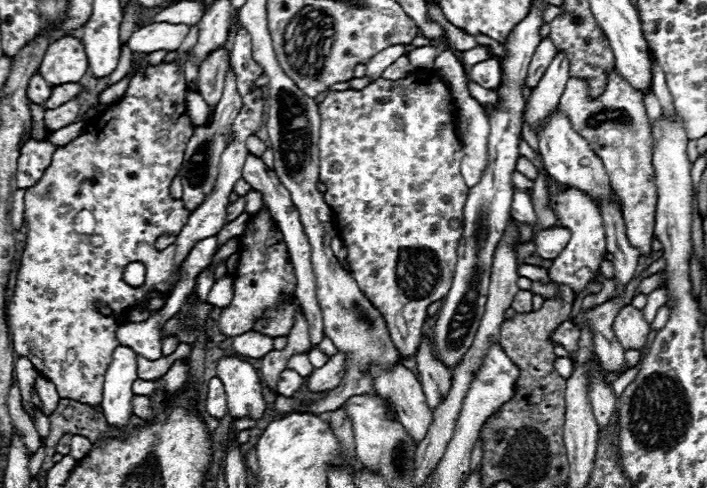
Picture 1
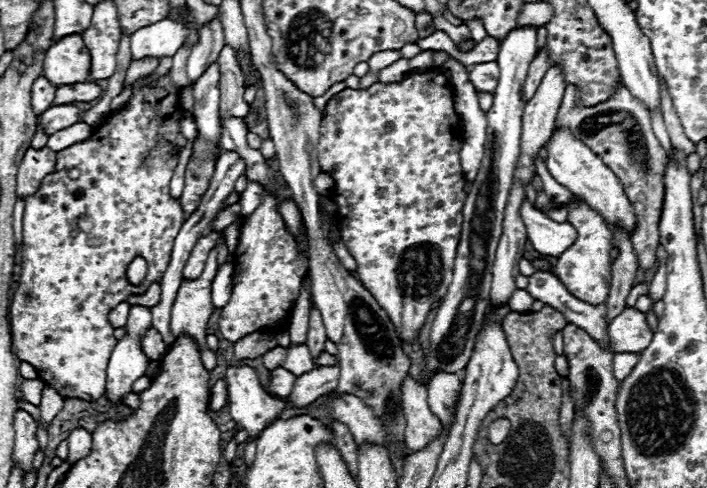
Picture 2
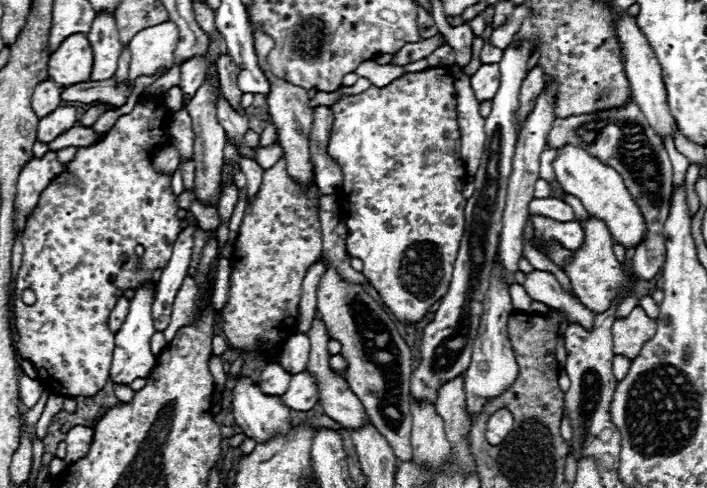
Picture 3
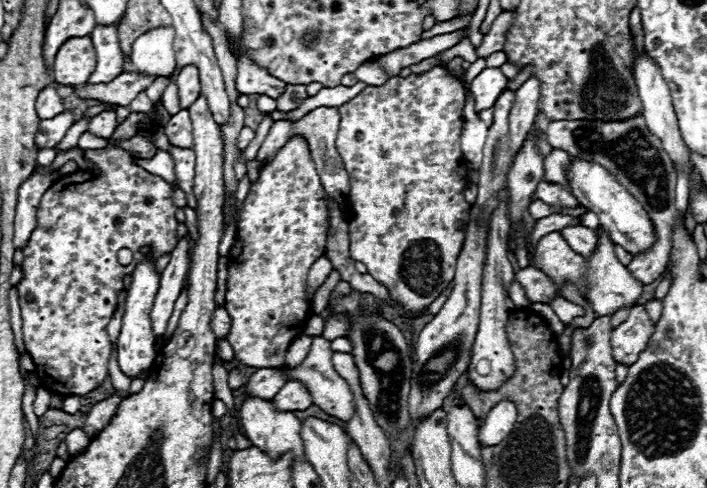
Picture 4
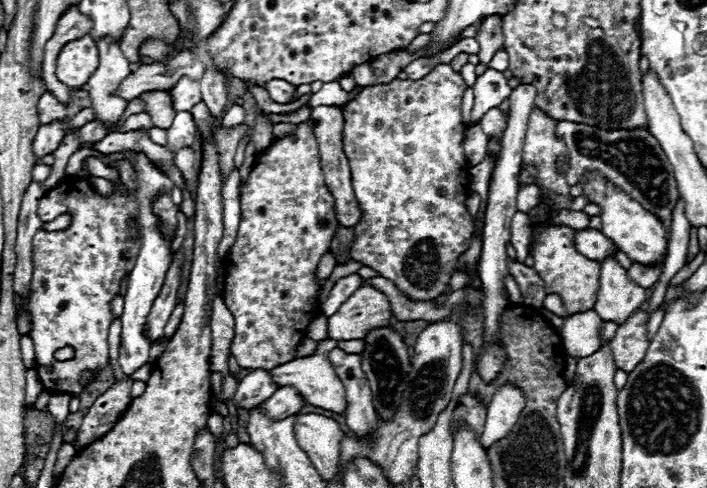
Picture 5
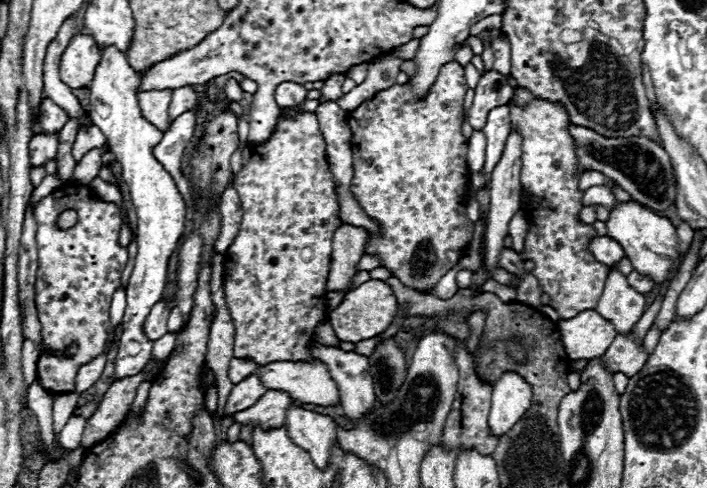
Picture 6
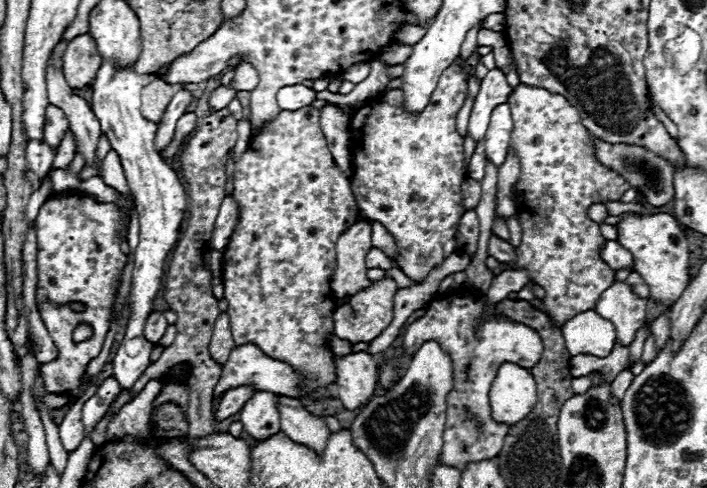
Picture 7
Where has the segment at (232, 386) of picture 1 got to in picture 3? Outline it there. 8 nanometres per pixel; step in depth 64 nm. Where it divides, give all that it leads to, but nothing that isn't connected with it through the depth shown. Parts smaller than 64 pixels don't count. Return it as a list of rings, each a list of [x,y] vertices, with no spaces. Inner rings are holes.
[[[240,378],[232,390],[232,414],[236,424],[256,444],[268,442],[274,434],[288,434],[294,426],[290,408],[278,396],[266,396],[250,378]]]

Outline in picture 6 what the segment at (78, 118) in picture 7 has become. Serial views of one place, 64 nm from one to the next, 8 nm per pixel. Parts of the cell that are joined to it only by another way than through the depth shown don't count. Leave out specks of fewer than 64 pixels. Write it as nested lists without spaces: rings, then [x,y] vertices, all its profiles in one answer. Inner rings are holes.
[[[70,16],[62,24],[58,36],[50,42],[48,52],[46,52],[46,60],[44,60],[44,96],[52,98],[52,102],[56,102],[60,108],[64,108],[70,118],[80,118],[82,120],[80,128],[84,128],[84,126],[92,126],[94,122],[88,116],[88,112],[82,108],[78,98],[72,94],[72,88],[60,80],[60,72],[58,72],[62,52],[74,36],[76,36],[76,16]]]

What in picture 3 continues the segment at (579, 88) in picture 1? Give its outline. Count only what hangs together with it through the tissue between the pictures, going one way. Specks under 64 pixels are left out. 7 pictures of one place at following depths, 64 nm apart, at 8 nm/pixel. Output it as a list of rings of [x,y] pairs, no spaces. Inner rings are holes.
[[[630,102],[628,108],[624,110],[604,110],[598,114],[556,118],[552,122],[552,130],[548,132],[546,144],[550,148],[560,148],[566,144],[580,146],[588,150],[588,154],[604,162],[606,166],[612,166],[624,178],[624,184],[628,192],[632,194],[632,198],[636,200],[636,204],[640,206],[646,220],[646,228],[648,228],[644,242],[636,246],[636,252],[632,256],[632,270],[636,278],[654,280],[660,274],[666,260],[664,222],[668,220],[668,214],[670,214],[674,170],[660,136],[654,134],[642,110],[634,102]]]

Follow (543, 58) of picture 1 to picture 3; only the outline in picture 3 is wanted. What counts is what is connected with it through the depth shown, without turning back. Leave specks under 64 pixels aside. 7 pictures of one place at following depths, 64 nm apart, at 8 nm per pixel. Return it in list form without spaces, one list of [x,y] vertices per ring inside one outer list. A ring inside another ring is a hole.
[[[536,66],[528,72],[528,76],[524,78],[522,82],[522,88],[520,88],[520,106],[518,106],[518,112],[516,112],[516,120],[518,120],[518,134],[526,122],[526,118],[530,116],[530,112],[534,110],[534,104],[536,104],[536,98],[540,96],[544,88],[544,78],[542,78],[542,70]]]

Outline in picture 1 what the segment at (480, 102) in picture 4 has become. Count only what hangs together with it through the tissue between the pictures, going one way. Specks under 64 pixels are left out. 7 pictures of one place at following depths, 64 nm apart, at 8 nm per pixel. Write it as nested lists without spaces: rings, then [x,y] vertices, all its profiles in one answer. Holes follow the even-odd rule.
[[[496,58],[478,62],[468,70],[468,78],[486,90],[496,90],[500,86],[500,74],[500,62]]]

